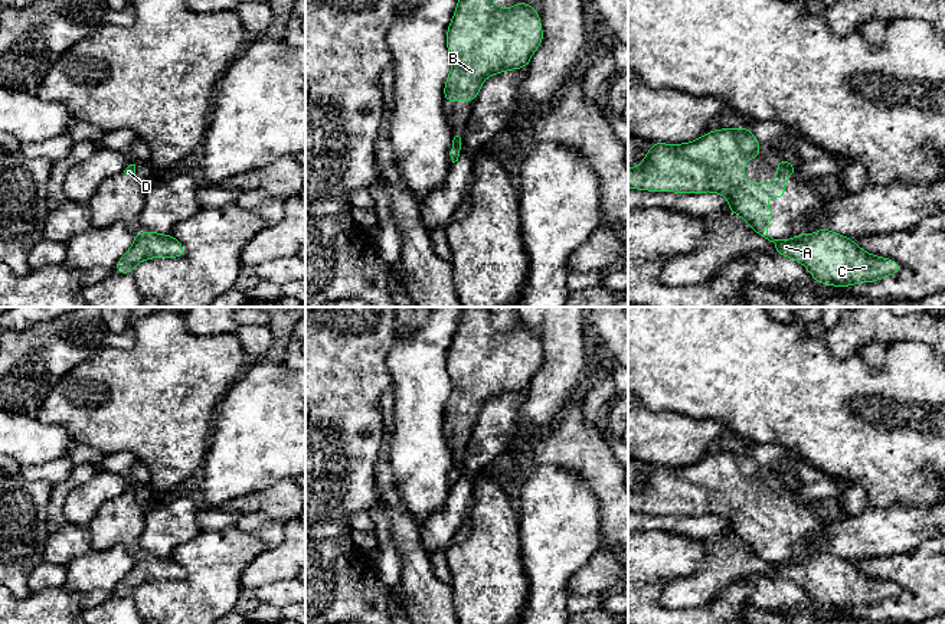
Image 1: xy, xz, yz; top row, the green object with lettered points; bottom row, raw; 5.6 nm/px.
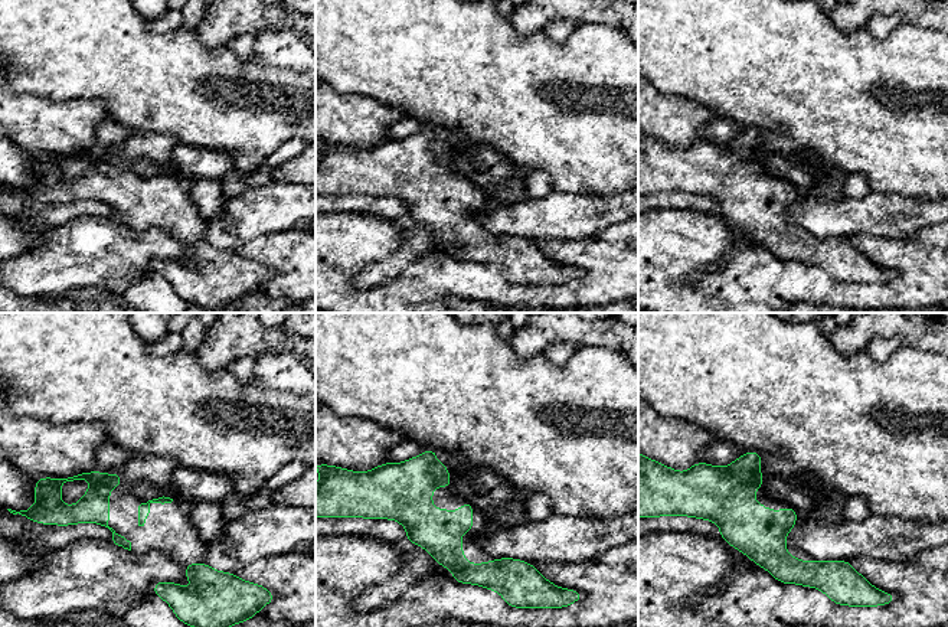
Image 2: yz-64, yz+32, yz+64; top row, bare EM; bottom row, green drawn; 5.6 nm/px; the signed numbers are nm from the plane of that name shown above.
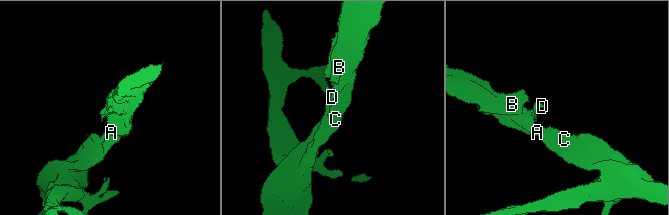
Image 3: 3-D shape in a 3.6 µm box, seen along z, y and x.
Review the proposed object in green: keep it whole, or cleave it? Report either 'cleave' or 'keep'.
keep

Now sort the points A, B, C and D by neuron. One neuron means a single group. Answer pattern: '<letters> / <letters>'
A B C D

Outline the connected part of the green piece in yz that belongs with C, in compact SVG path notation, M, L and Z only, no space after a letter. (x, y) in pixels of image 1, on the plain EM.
M748 448L732 453L720 451L709 454L696 464L686 467L651 465L651 471L637 490L628 491L628 510L650 514L703 516L715 514L729 523L727 533L739 538L756 556L776 568L776 578L791 579L804 587L817 605L844 611L857 605L873 605L886 598L900 594L900 587L863 574L853 562L834 556L827 551L818 555L798 556L795 562L774 562L766 556L769 543L776 535L766 530L768 520L784 523L785 500L795 499L795 487L779 483L774 503L765 509L761 504L748 506L745 503L745 483L762 481L759 477L759 463L748 454Z

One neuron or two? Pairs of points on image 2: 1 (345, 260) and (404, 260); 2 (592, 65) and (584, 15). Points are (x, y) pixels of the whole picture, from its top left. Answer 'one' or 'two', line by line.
1: two
2: two

